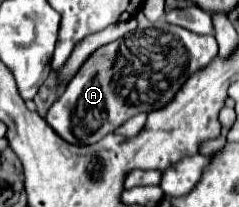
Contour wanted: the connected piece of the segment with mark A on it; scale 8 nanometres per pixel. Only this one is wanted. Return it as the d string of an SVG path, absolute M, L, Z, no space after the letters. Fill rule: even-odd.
M140 19L136 31L100 47L86 59L64 93L48 109L46 121L68 143L96 143L130 117L166 107L186 79L206 67L216 55L218 43L212 35L194 35L164 19L156 23Z

